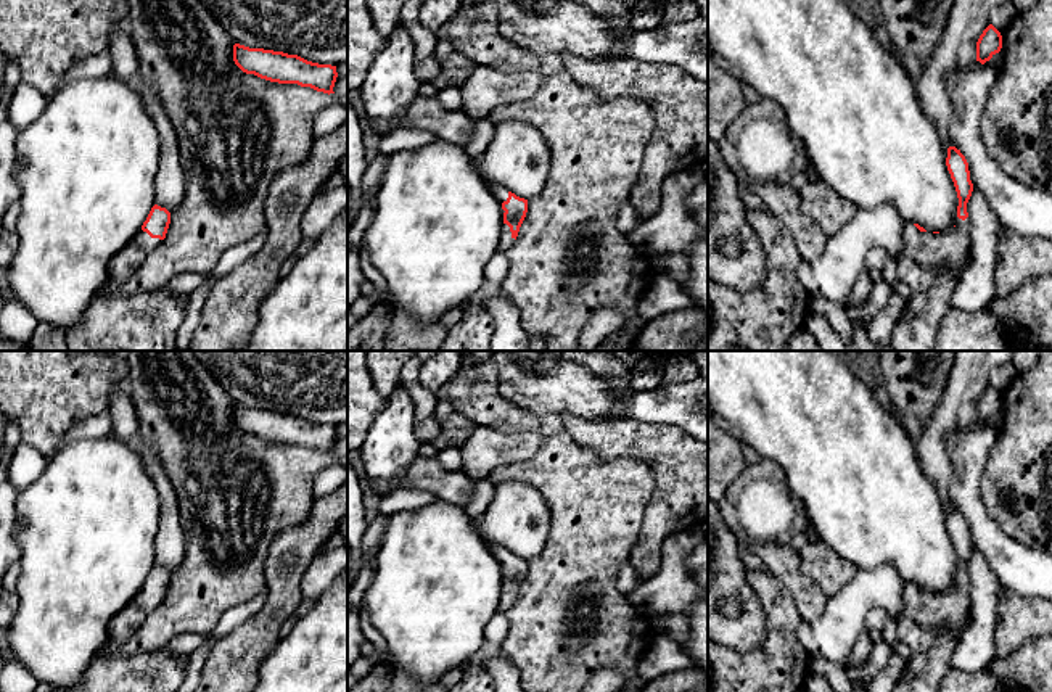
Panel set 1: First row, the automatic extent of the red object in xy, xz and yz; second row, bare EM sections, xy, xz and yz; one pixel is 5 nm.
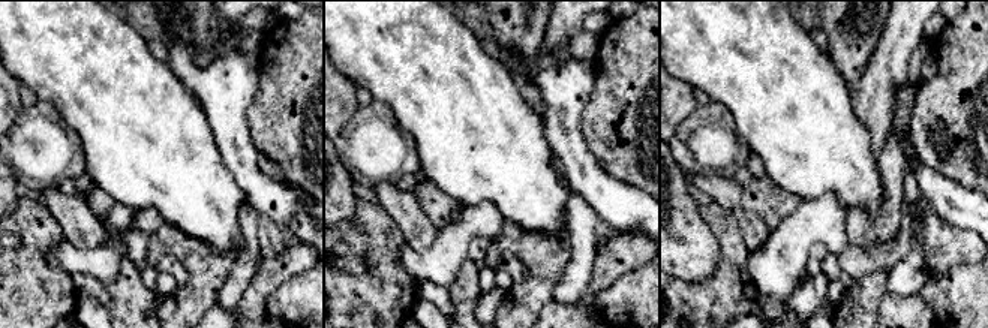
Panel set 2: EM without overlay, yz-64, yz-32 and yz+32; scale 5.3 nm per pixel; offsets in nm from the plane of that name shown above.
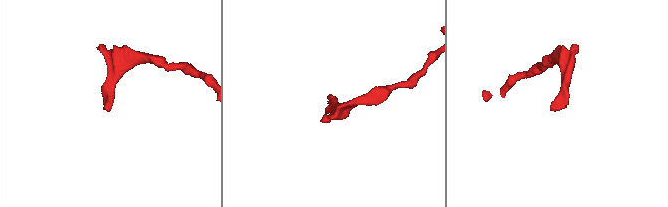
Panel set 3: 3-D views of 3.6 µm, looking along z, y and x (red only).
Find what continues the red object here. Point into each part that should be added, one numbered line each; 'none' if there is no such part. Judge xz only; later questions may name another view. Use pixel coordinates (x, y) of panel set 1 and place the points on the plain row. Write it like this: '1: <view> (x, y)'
1: xz (505, 602)

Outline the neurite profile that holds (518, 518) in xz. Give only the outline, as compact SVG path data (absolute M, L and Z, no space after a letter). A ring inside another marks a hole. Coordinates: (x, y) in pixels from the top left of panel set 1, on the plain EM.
M495 483L495 496L478 520L484 536L520 558L539 557L550 536L550 509L529 483Z

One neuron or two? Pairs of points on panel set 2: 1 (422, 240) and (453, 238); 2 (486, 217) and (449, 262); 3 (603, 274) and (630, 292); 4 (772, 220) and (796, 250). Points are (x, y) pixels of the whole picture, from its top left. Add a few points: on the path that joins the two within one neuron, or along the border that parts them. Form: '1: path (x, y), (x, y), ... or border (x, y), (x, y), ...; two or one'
1: border (440, 229), (425, 249), (411, 249), (407, 244); two
2: path (474, 225), (450, 250); one
3: border (643, 265), (601, 289), (597, 312); two
4: border (801, 201), (769, 234); two

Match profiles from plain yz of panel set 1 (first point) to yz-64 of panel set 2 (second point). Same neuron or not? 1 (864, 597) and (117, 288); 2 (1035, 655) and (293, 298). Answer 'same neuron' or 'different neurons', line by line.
1: different neurons
2: same neuron

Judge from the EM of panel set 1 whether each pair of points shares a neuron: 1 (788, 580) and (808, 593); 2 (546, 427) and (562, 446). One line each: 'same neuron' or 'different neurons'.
1: same neuron
2: different neurons

